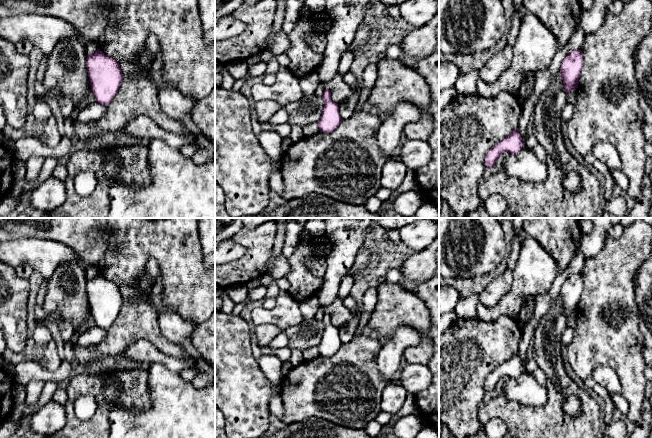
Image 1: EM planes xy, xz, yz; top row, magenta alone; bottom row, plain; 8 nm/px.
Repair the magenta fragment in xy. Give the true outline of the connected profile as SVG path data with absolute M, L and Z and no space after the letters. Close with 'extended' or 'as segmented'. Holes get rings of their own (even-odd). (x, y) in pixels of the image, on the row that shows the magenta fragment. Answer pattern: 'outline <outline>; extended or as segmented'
outline M99 49L87 55L87 73L96 102L107 106L116 96L123 80L119 63Z; as segmented

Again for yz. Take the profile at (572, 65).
outline M581 50L571 51L562 61L560 74L567 95L575 88L578 88L582 69L583 53Z; as segmented

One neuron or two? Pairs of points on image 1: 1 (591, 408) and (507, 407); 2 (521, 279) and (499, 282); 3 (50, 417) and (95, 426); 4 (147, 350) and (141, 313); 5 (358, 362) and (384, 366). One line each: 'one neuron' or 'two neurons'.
1: one neuron
2: two neurons
3: two neurons
4: two neurons
5: two neurons

